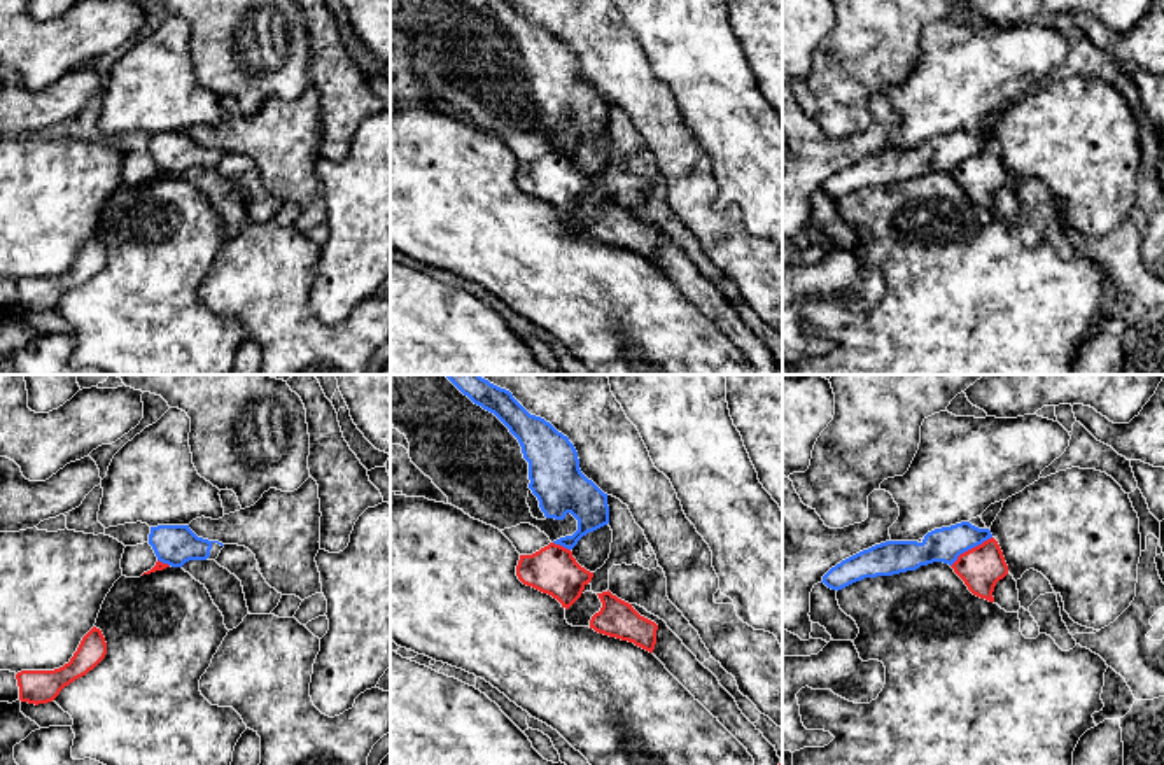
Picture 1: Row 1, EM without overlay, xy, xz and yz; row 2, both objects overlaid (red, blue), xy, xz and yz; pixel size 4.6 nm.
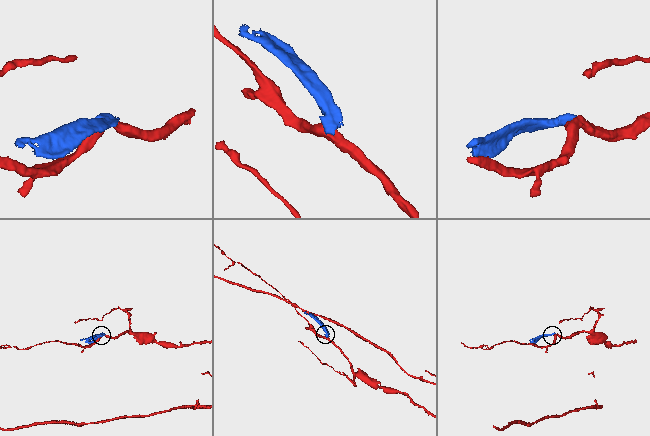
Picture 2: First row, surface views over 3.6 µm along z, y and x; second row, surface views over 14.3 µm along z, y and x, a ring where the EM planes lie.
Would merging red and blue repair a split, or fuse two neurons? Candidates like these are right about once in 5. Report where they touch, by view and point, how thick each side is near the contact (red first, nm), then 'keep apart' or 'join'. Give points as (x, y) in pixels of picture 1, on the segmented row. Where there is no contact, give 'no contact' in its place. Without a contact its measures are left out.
yz (972, 548) | 200/160 nm | keep apart

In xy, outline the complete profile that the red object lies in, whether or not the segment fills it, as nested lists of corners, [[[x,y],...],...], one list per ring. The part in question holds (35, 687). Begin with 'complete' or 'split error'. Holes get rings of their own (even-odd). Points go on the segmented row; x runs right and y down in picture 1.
complete; [[[93,627],[63,667],[18,672],[19,700],[35,705],[53,702],[65,686],[93,670],[105,655],[105,637],[100,628]]]

